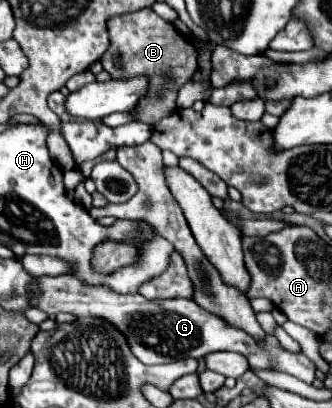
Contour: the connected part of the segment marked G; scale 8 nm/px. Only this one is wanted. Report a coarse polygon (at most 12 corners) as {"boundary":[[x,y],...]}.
{"boundary":[[41,276],[33,306],[115,326],[143,364],[239,352],[307,384],[315,364],[255,344],[193,300]]}

